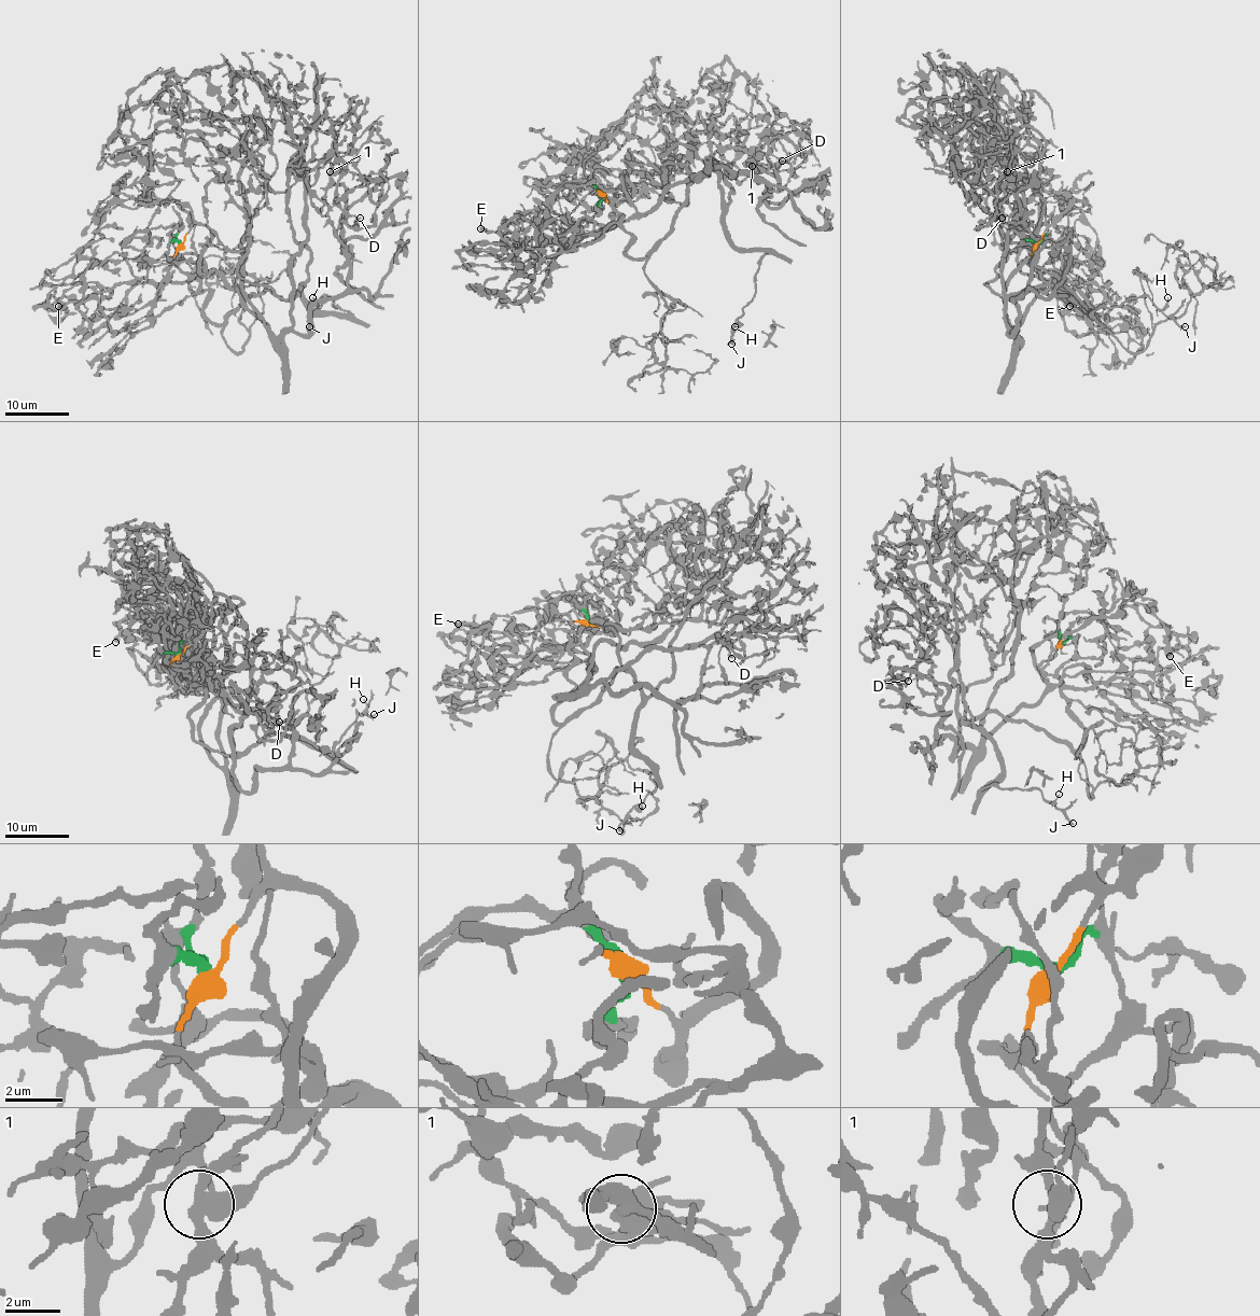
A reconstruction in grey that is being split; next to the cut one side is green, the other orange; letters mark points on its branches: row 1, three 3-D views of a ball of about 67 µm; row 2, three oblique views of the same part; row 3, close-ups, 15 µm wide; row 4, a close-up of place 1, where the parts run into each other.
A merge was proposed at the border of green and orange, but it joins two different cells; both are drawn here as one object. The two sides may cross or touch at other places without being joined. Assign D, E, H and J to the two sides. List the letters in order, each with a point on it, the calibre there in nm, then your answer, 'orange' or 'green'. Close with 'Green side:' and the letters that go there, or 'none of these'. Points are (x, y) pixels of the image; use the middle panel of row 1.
D: (782, 160) | 280 nm | green
E: (480, 228) | 500 nm | green
H: (734, 326) | 140 nm | green
J: (731, 344) | 320 nm | green
Green side: D, E, H, J

